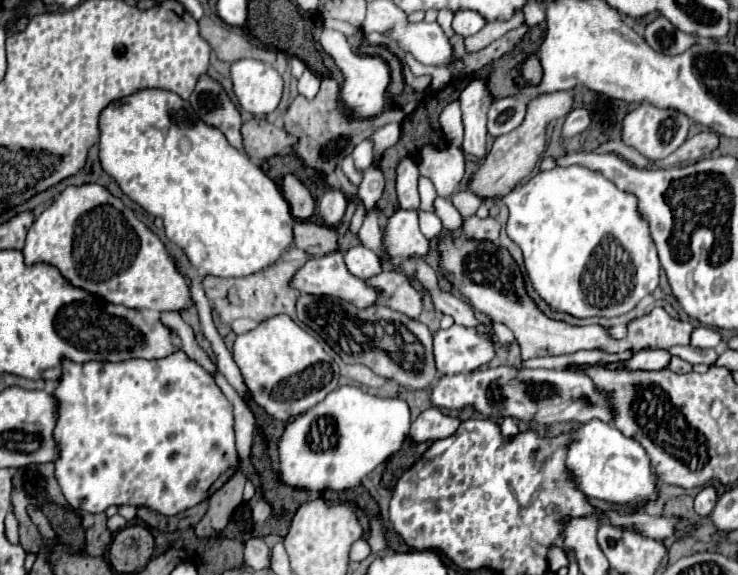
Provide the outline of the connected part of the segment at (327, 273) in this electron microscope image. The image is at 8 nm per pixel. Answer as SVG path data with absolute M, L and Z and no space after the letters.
M349 201L345 215L338 228L338 248L332 250L332 252L328 252L328 254L324 254L324 256L320 256L320 258L310 258L304 266L300 266L298 272L294 274L292 282L290 282L290 286L292 286L294 290L298 290L298 292L302 292L302 294L314 294L314 296L322 296L322 294L340 296L340 298L344 298L344 300L356 304L358 308L366 308L366 306L370 306L370 304L376 302L376 296L378 296L376 290L374 290L374 288L368 288L364 280L352 276L352 274L346 270L346 264L344 264L344 260L342 260L342 250L348 248L350 245L345 234L351 224L351 219L354 211L357 209L357 205L356 202Z

